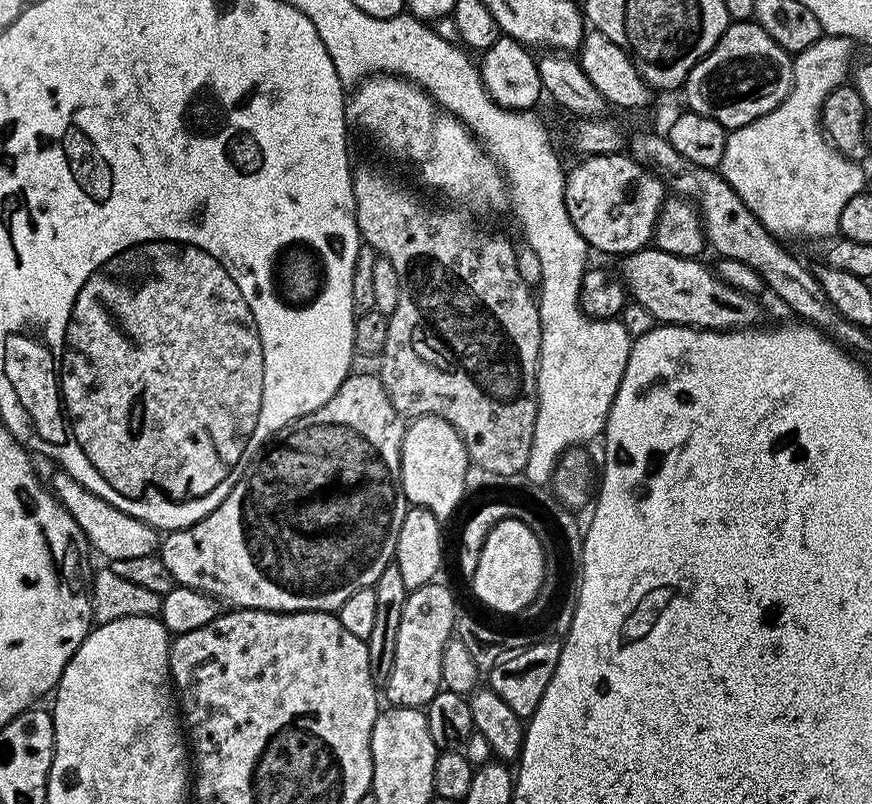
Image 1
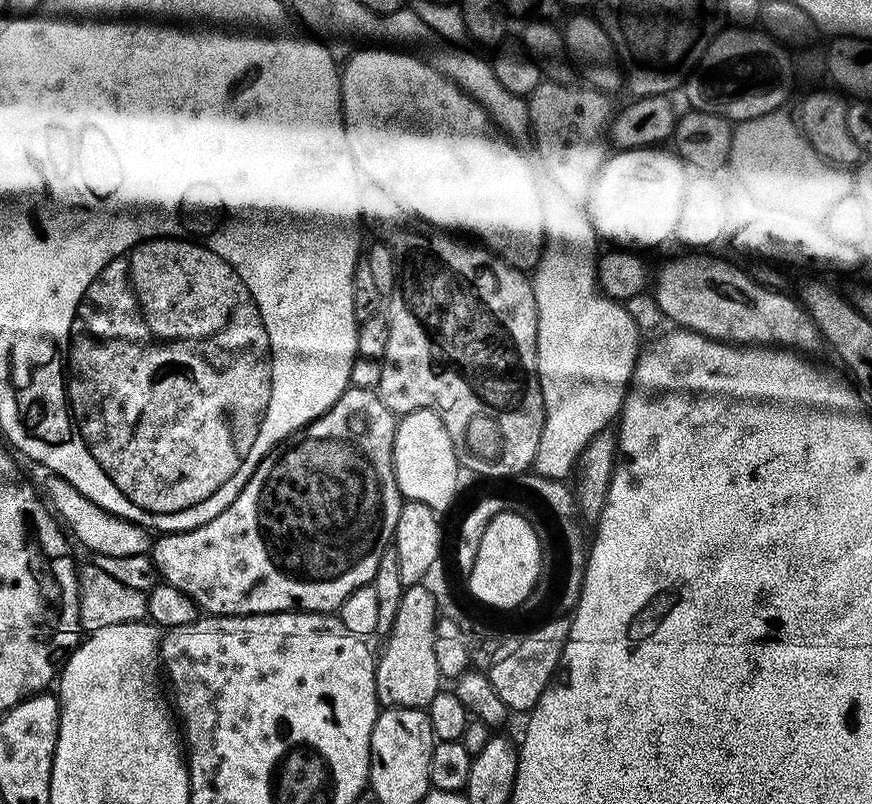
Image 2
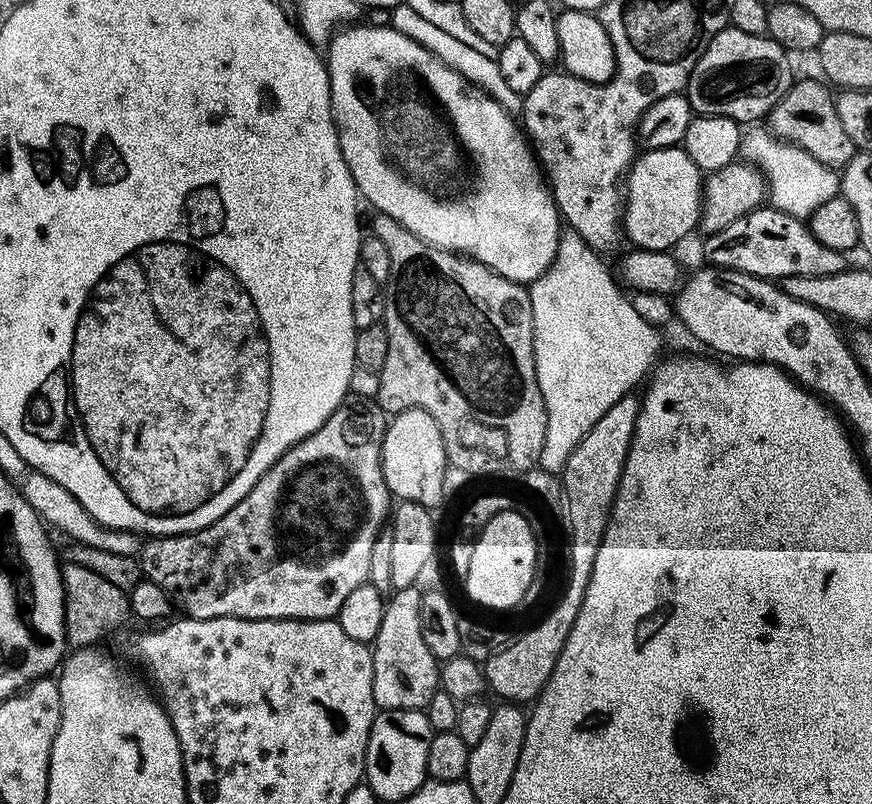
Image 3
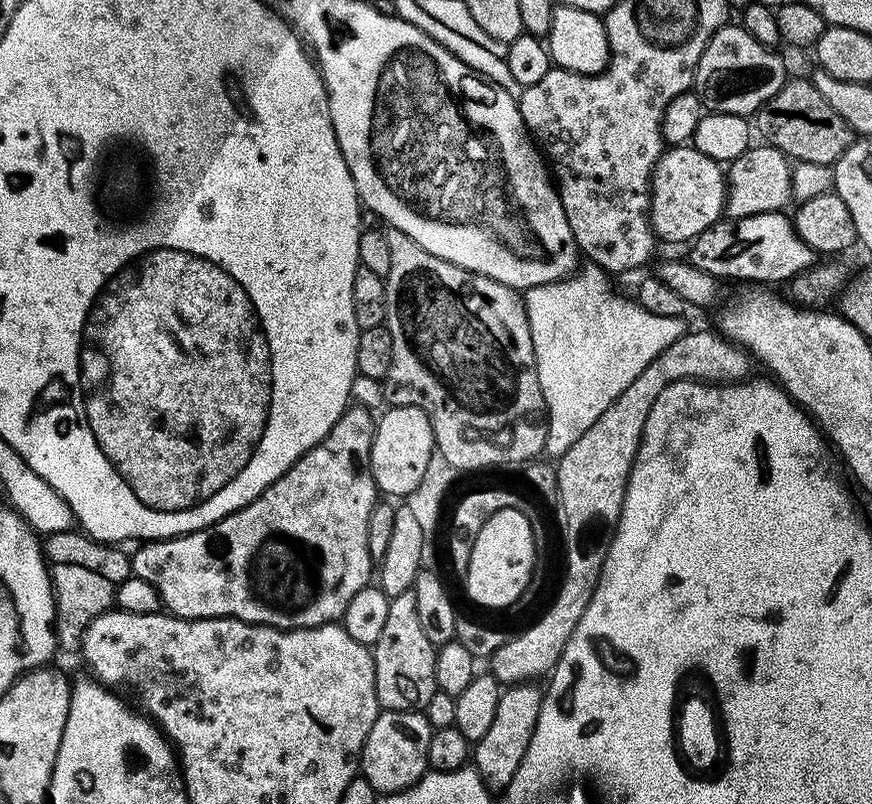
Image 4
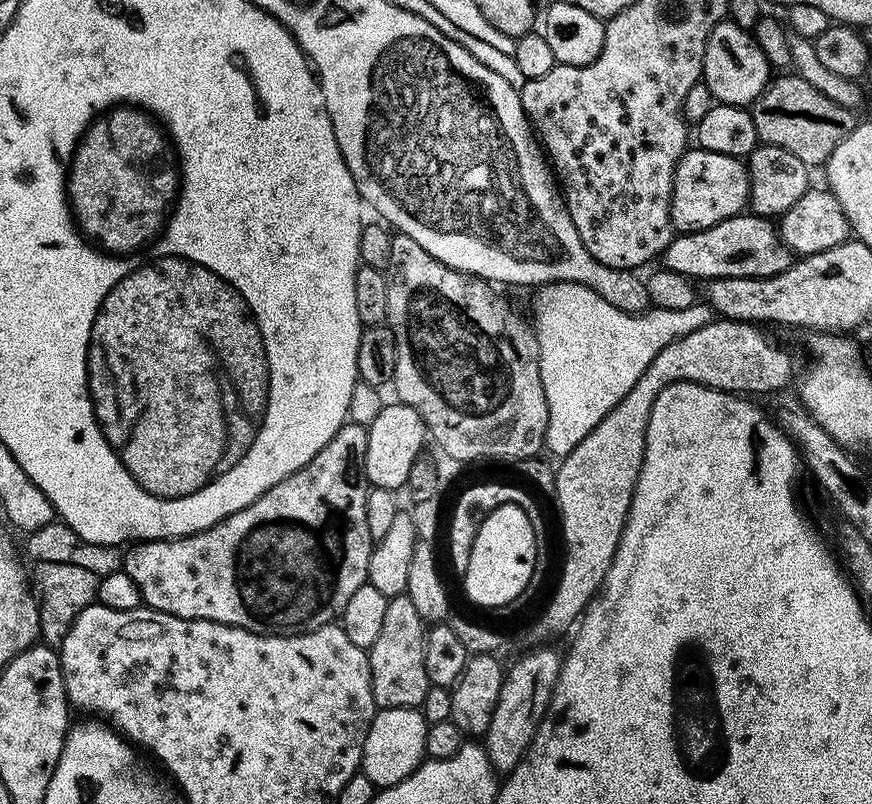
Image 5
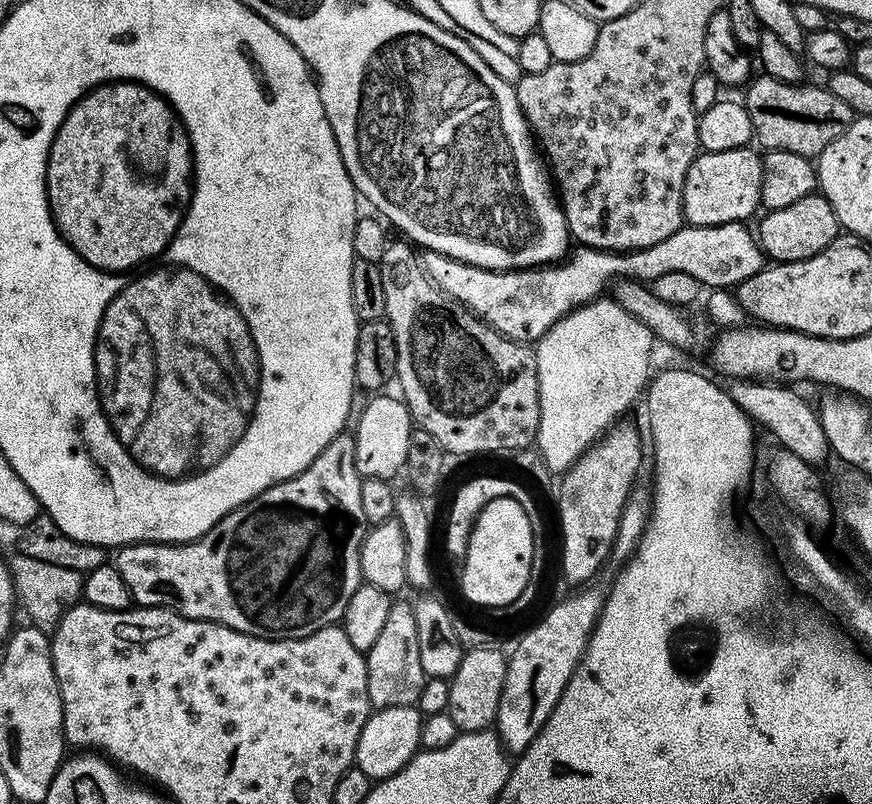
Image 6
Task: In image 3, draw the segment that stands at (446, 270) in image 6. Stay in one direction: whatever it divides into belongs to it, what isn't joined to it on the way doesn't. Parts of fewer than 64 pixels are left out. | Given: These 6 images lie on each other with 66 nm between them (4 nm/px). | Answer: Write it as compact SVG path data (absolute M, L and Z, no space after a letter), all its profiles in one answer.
M761 206L753 208L742 218L730 222L722 230L711 233L704 244L704 256L713 268L732 268L751 276L763 276L778 282L783 276L829 276L845 271L845 253L830 250L814 238L811 227L801 217L791 216L778 208Z

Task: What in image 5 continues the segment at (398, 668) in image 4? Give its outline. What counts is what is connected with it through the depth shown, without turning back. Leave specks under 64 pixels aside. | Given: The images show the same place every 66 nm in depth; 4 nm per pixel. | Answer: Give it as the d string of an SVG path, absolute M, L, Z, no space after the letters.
M408 595L391 597L382 621L382 631L378 633L374 646L367 649L368 665L372 671L372 693L380 708L419 709L426 698L430 685L426 674L425 635L424 619Z

